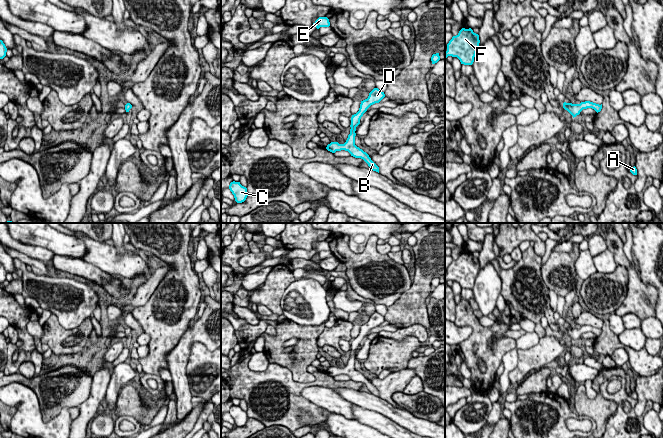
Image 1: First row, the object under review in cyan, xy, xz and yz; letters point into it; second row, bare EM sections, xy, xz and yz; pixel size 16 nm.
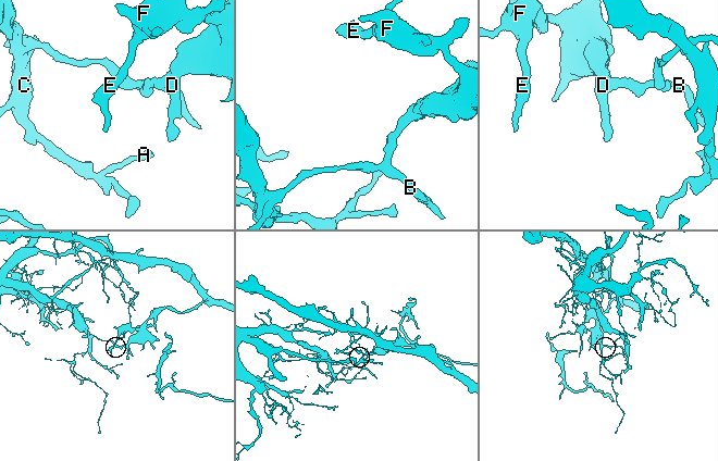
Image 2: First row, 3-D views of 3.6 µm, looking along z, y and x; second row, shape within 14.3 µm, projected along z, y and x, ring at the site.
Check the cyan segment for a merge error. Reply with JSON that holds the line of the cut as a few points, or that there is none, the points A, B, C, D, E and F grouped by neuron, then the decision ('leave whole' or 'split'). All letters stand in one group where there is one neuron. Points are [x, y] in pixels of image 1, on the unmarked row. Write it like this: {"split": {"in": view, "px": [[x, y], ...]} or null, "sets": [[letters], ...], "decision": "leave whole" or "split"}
{"split": {"in": "xz", "px": [[350, 357], [353, 363]]}, "sets": [["A", "B", "C"], ["D", "E", "F"]], "decision": "split"}

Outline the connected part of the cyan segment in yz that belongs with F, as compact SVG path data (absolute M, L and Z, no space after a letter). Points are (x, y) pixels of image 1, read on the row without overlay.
M462 252L447 268L445 282L448 280L457 281L461 288L472 289L479 267L478 258L474 257L471 252Z

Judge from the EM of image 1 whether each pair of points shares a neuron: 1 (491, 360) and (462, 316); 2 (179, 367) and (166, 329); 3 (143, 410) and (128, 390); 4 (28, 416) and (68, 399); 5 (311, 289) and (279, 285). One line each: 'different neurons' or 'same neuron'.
1: same neuron
2: different neurons
3: same neuron
4: different neurons
5: different neurons

